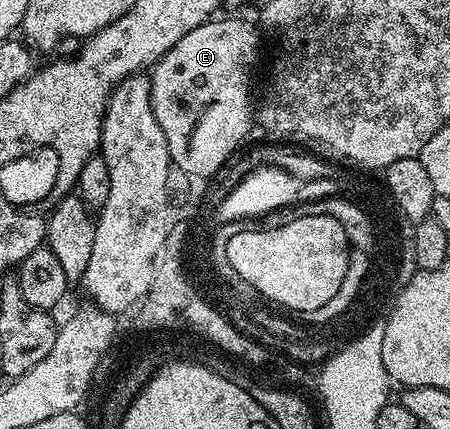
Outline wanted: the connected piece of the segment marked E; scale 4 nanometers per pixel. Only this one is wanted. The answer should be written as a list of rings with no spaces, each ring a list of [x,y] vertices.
[[[239,16],[227,17],[231,18],[223,18],[220,22],[215,22],[216,20],[202,22],[200,26],[189,32],[189,36],[181,36],[181,40],[177,40],[175,47],[155,63],[149,74],[151,79],[151,110],[157,116],[157,124],[161,124],[161,132],[165,132],[165,140],[172,163],[181,168],[182,172],[192,174],[198,180],[205,180],[210,174],[217,173],[226,164],[227,157],[246,140],[247,133],[251,130],[251,122],[253,126],[253,98],[251,102],[250,96],[247,95],[247,70],[251,70],[255,66],[255,57],[259,54],[260,31],[258,29],[255,31],[249,23],[242,22]]]

